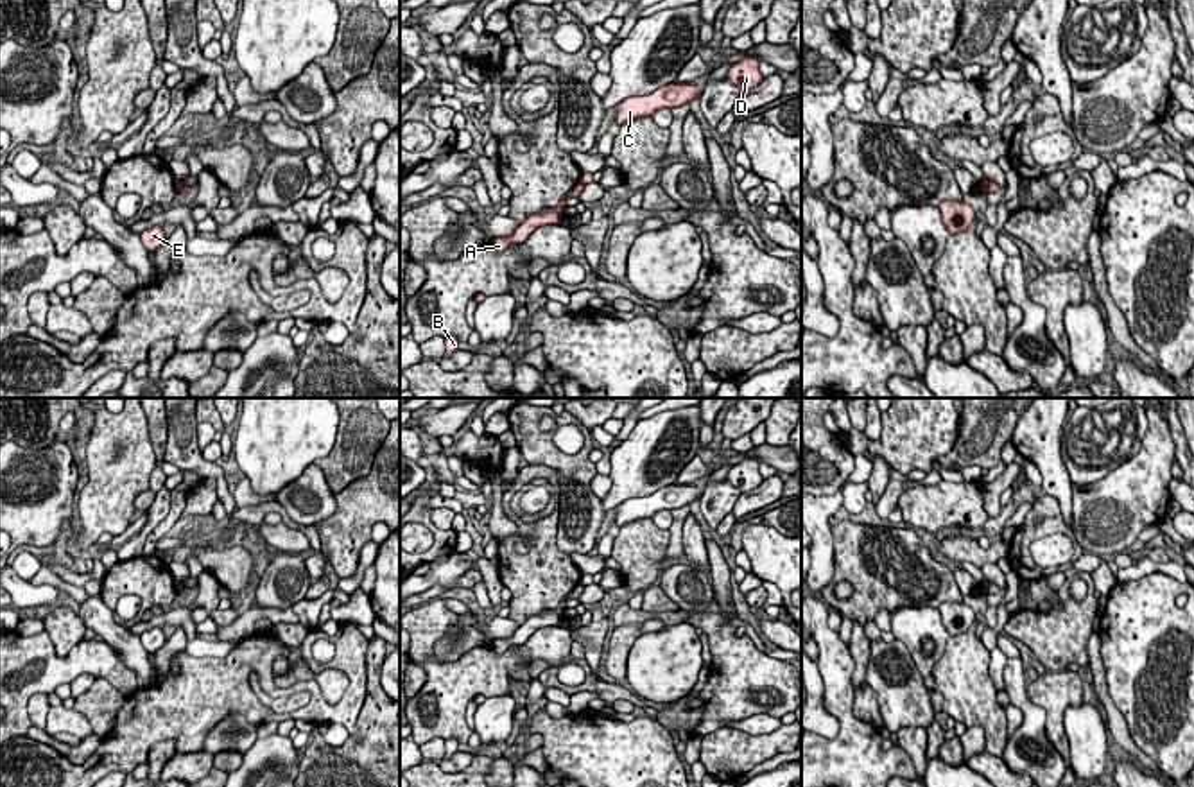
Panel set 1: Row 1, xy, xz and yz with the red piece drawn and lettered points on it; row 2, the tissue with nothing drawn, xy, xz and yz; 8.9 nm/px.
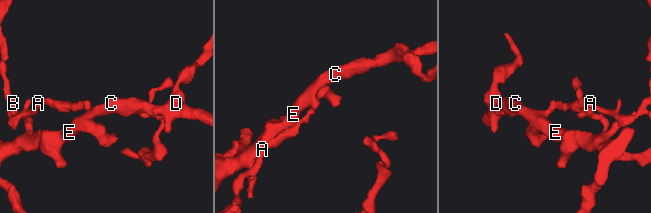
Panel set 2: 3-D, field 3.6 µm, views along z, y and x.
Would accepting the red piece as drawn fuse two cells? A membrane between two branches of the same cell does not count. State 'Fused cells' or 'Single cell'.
Fused cells

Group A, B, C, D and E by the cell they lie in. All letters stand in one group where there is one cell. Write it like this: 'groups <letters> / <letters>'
groups A B / C D E

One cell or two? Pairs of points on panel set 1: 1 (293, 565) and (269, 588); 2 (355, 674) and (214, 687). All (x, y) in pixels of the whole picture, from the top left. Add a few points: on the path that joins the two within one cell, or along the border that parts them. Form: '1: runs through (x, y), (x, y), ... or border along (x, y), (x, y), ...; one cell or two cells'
1: runs through (287, 570), (273, 583); one cell
2: runs through (336, 712), (268, 716), (253, 710); one cell

